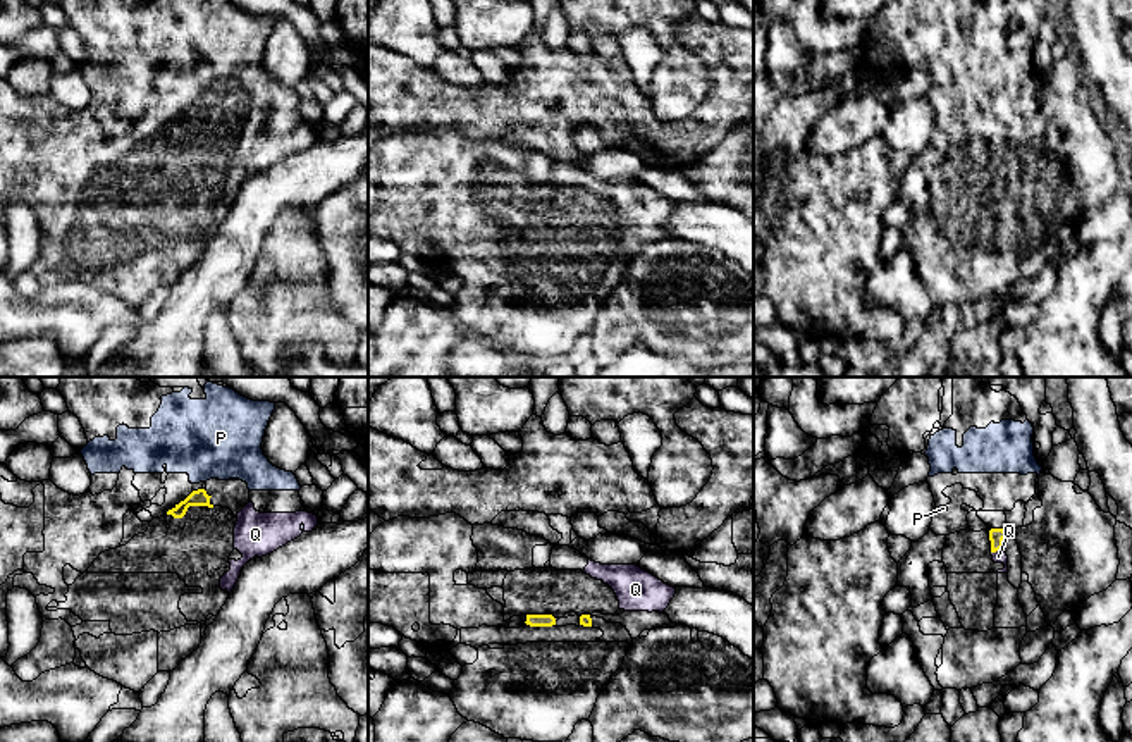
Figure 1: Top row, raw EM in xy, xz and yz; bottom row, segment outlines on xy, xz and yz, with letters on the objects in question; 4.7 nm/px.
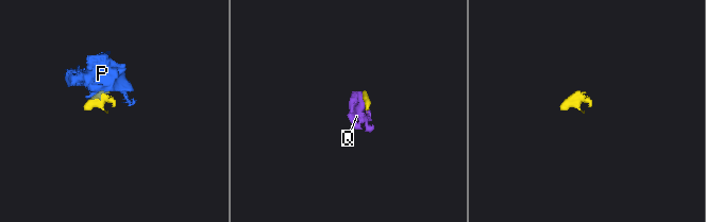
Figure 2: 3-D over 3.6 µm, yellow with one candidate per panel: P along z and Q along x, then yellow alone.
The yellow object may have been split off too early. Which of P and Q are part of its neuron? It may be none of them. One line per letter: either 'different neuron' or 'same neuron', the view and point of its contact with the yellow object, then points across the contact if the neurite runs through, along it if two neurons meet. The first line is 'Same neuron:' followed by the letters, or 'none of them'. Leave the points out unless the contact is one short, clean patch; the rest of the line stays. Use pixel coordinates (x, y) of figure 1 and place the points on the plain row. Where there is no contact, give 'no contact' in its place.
Same neuron: P, Q
P: same neuron; contact xy (172, 123)
Q: same neuron; contact yz (995, 166)

